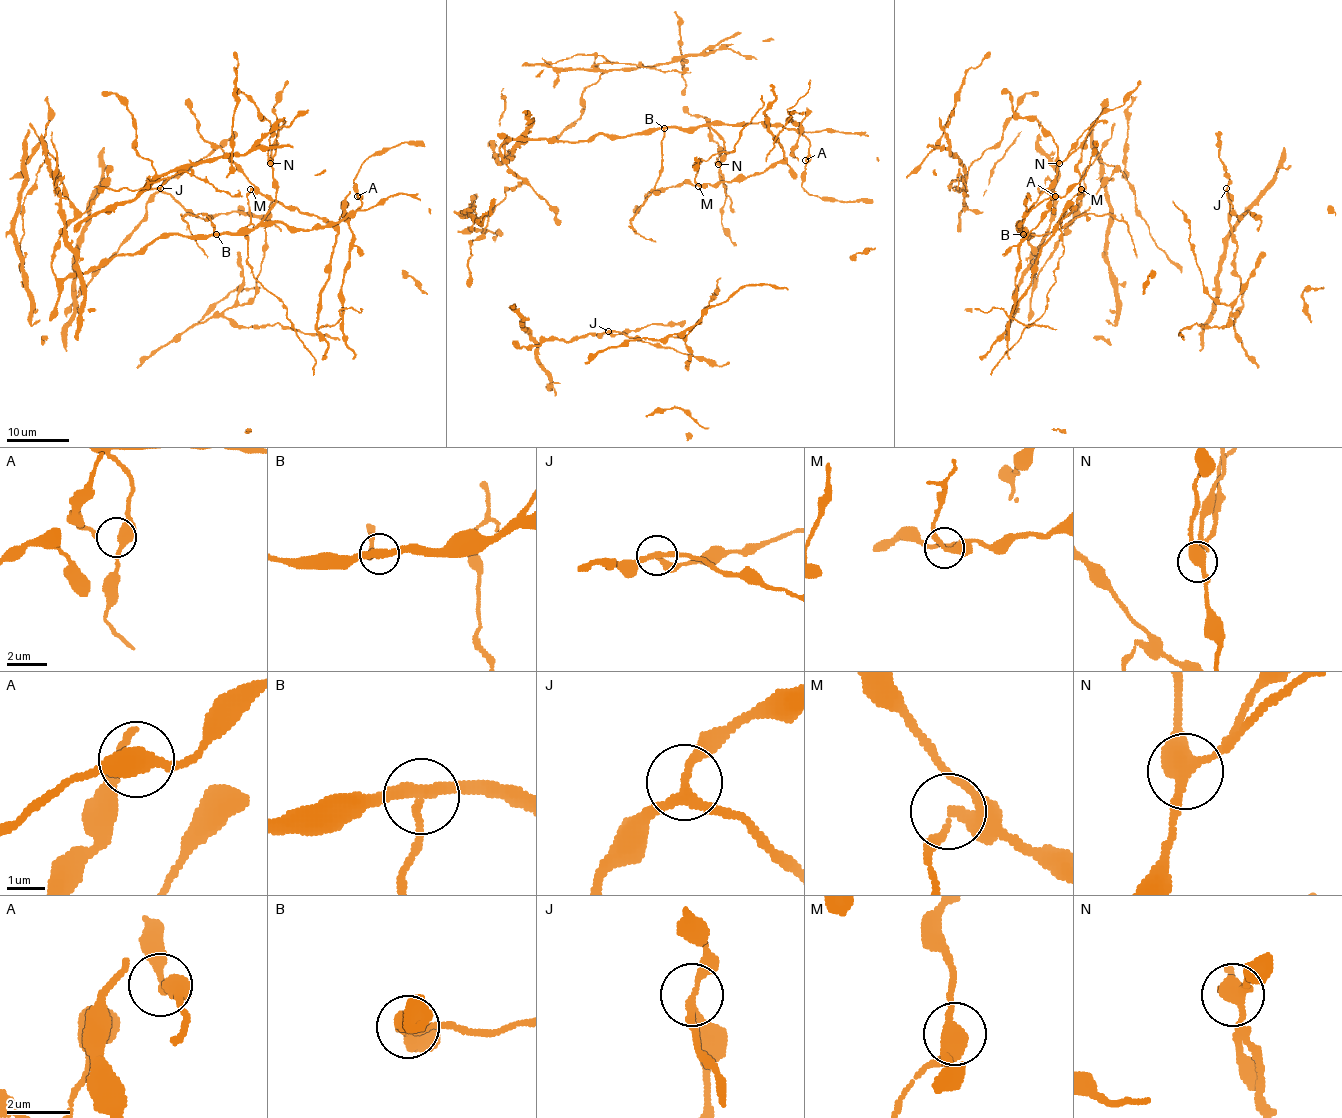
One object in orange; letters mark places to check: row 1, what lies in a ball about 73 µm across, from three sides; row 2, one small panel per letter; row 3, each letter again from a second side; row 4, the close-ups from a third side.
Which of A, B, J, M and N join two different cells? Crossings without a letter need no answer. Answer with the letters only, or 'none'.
B, M

